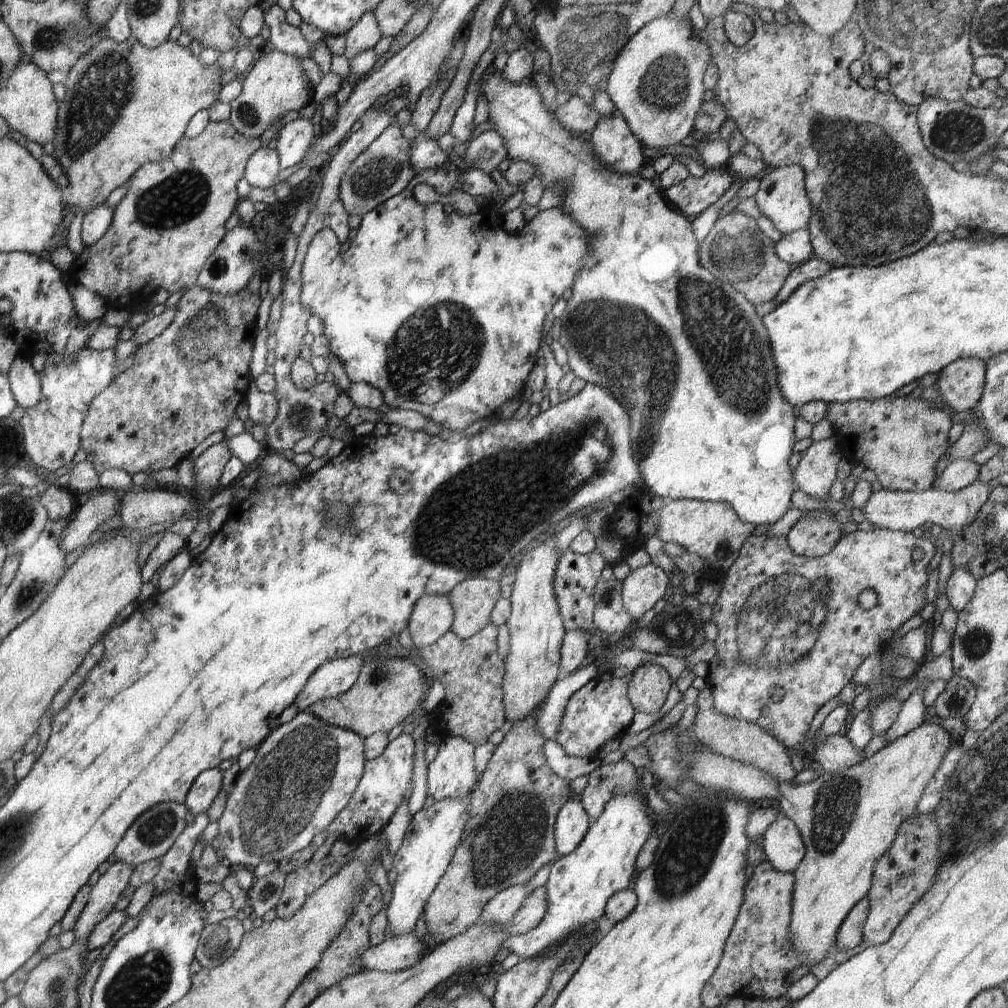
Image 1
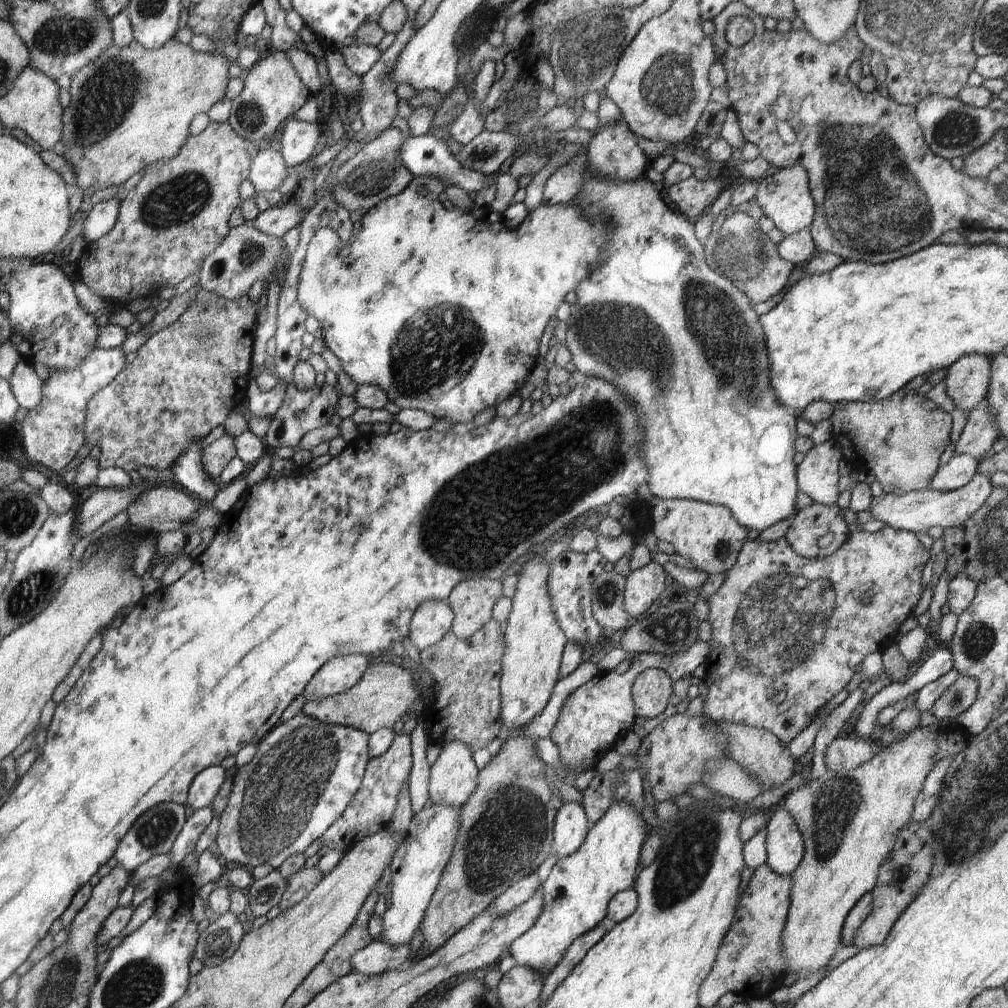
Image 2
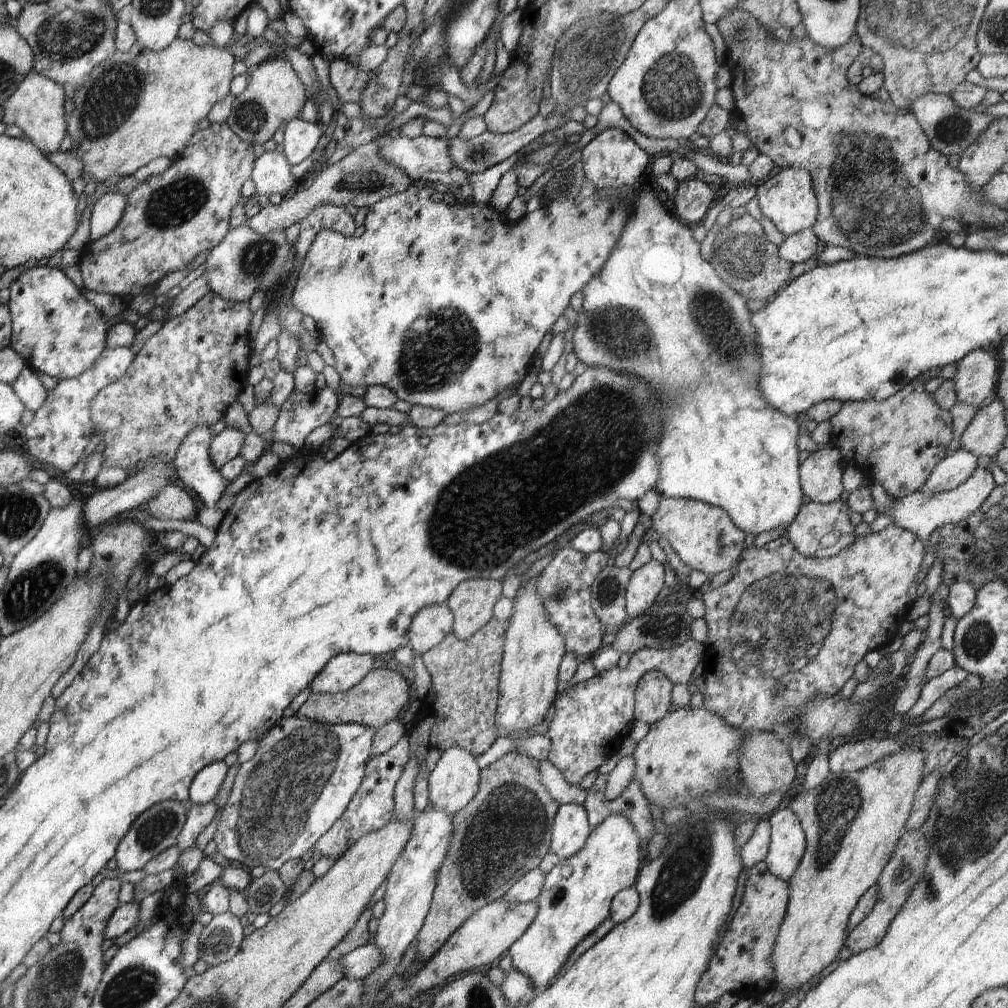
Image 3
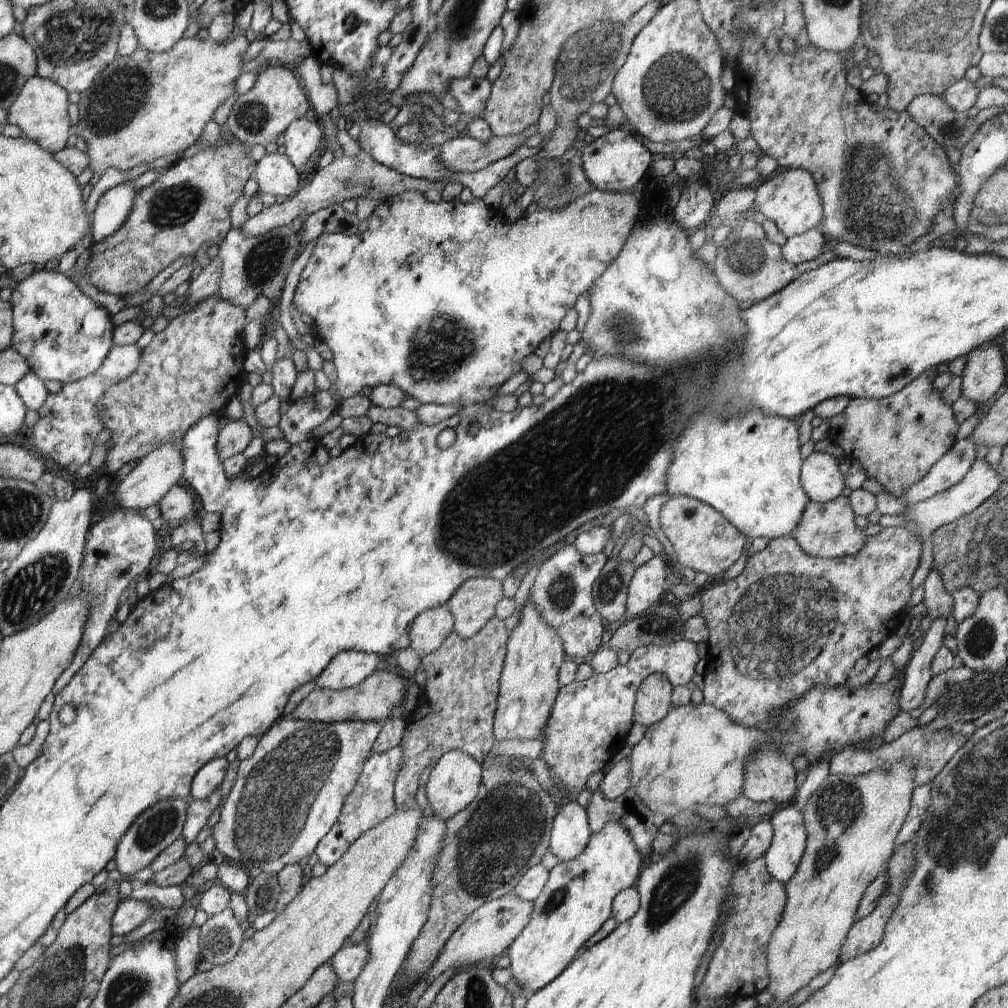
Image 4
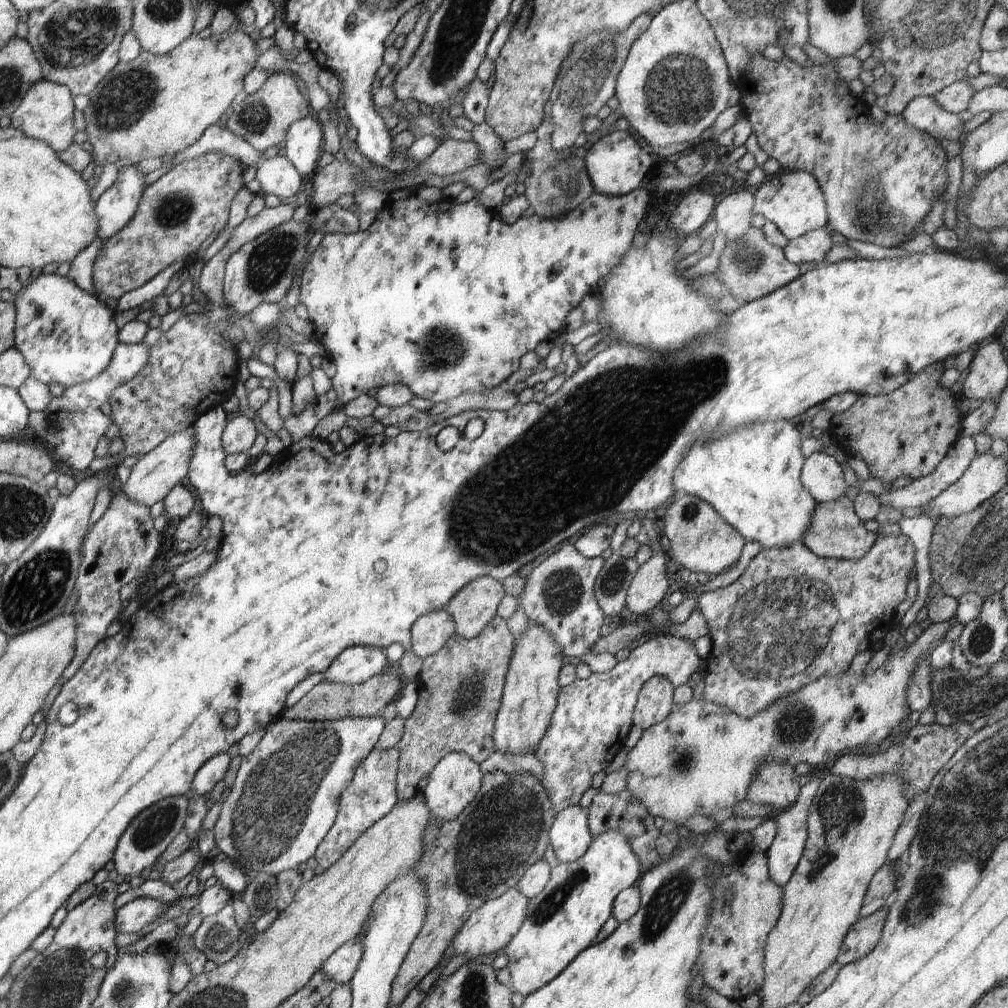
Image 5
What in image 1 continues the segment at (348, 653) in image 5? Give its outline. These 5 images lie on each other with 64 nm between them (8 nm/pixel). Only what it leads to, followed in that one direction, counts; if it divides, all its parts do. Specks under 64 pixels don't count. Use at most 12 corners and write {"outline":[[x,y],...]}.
{"outline":[[355,655],[326,662],[293,704],[303,712],[346,693],[365,661]]}

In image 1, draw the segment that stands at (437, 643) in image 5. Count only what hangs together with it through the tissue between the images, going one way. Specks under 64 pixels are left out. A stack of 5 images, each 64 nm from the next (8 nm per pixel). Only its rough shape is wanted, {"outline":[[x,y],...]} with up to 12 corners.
{"outline":[[424,594],[408,632],[417,648],[451,631],[449,596]]}

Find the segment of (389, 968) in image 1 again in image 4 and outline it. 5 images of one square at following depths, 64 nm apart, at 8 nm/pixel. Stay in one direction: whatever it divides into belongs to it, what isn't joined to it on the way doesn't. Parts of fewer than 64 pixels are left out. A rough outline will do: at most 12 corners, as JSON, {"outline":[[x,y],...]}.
{"outline":[[366,942],[342,947],[329,960],[339,982],[352,984],[369,961]]}

